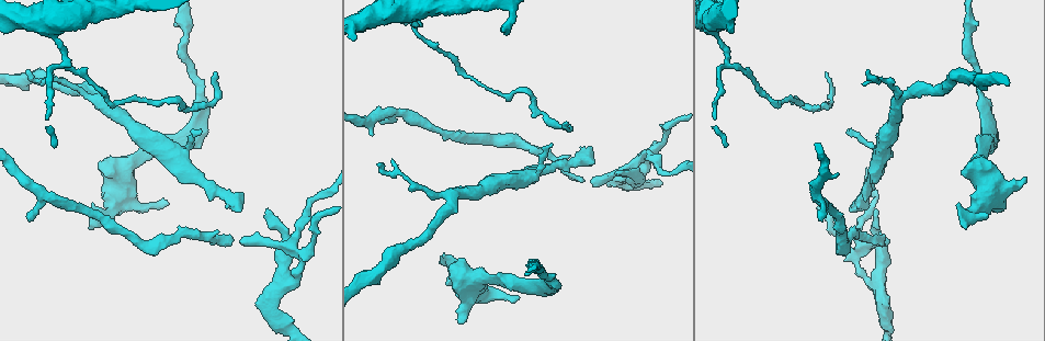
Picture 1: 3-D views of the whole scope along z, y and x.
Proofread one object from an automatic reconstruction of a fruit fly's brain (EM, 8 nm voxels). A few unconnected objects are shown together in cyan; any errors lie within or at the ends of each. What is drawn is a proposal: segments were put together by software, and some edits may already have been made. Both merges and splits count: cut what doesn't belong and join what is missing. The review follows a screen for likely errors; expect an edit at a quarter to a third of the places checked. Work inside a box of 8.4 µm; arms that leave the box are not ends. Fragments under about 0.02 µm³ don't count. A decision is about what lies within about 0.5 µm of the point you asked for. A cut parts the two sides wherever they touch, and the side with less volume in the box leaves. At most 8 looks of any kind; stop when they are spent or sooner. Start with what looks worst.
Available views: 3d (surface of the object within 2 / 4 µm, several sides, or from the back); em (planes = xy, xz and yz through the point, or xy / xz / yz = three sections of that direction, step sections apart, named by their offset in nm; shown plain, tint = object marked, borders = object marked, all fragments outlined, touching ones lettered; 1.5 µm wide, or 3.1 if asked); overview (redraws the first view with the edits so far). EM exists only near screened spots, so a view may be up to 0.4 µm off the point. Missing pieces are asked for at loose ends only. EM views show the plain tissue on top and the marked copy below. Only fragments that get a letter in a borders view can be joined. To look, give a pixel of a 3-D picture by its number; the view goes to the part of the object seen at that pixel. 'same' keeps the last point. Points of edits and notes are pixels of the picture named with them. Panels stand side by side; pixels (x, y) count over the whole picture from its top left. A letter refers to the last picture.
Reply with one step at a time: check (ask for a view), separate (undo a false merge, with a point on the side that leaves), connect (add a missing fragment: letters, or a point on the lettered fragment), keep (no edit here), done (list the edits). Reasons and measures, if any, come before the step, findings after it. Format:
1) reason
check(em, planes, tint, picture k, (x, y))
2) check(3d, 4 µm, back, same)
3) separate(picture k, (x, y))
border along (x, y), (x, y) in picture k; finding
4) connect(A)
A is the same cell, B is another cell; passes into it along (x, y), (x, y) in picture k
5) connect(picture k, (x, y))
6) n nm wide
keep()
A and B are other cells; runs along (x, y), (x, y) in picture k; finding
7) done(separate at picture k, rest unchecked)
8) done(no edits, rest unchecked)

an open end
check(3d, 4 µm, picture 1, (505, 34))

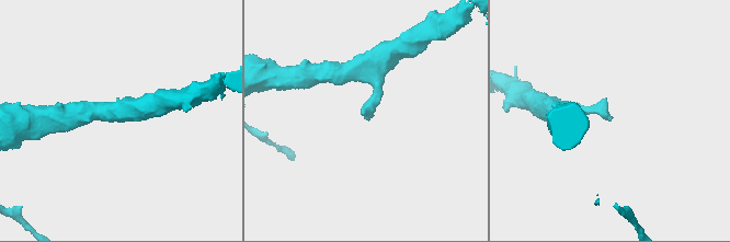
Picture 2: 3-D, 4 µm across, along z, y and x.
check(em, yz, step 8, tint, picture 2, (368, 118))

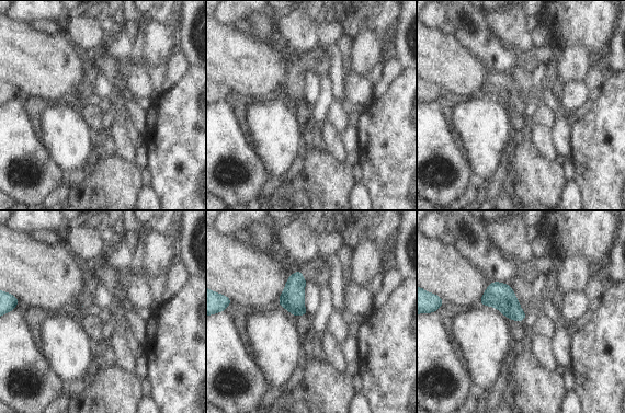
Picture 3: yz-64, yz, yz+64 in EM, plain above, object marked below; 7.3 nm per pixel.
check(em, yz, step 8, borders, same)

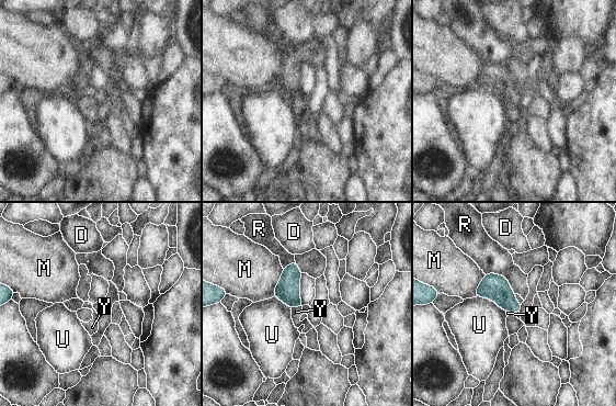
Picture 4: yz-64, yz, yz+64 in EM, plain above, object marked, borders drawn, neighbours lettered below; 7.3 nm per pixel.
keep()
D, M, R, U and Y are other cells; border along (485, 273), (501, 274), (515, 293) in picture 4; none of them fits

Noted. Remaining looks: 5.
branch stops here
check(3d, 4 µm, picture 1, (855, 267))

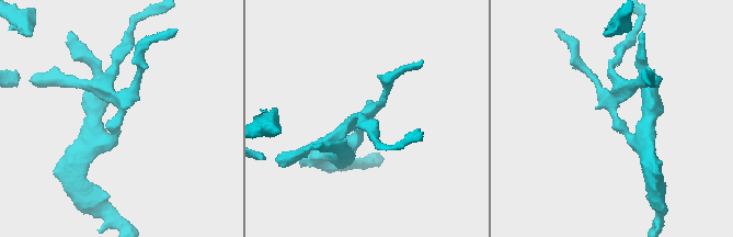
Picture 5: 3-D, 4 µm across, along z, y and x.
check(em, yz, step 8, tint, picture 5, (118, 120))

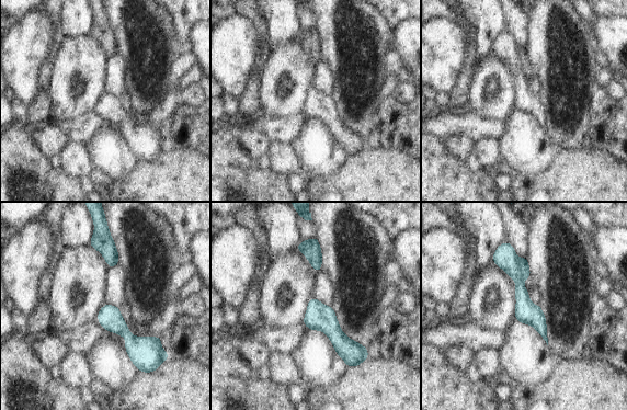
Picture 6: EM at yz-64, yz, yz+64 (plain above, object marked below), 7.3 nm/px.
what lies round it
check(em, yz, step 8, borders, same)

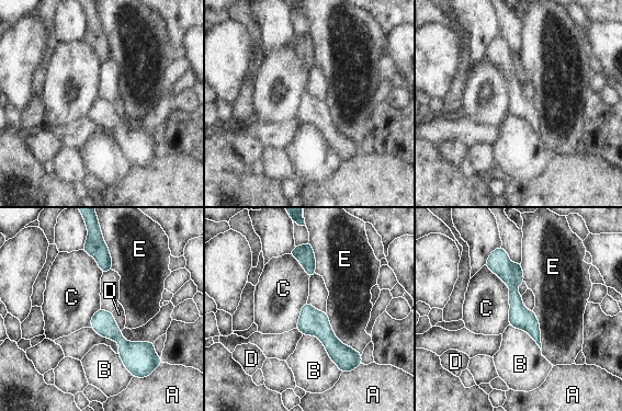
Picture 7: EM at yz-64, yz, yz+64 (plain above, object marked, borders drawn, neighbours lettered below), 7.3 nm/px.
separate(picture 7, (498, 262))
A, B, C, D and E are other cells; border along (509, 263), (516, 284) in picture 7; two neurons meet here

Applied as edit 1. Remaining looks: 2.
done(separate at picture 7, rest unchecked)

